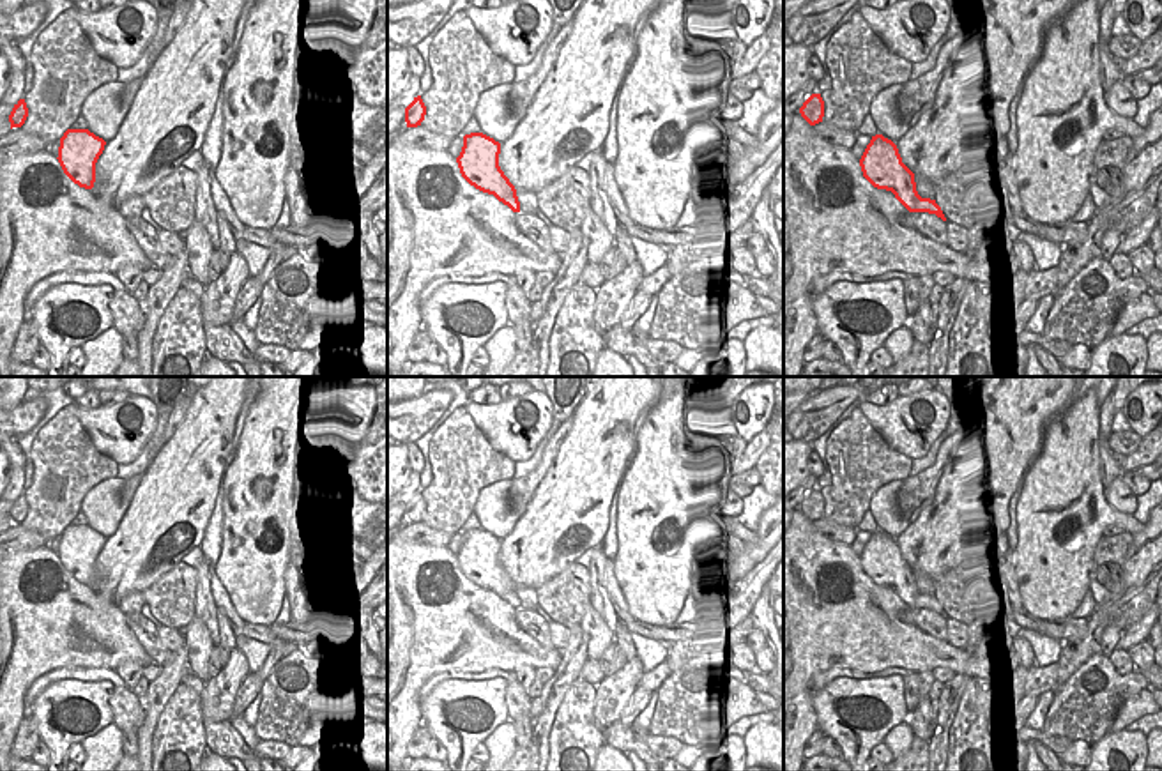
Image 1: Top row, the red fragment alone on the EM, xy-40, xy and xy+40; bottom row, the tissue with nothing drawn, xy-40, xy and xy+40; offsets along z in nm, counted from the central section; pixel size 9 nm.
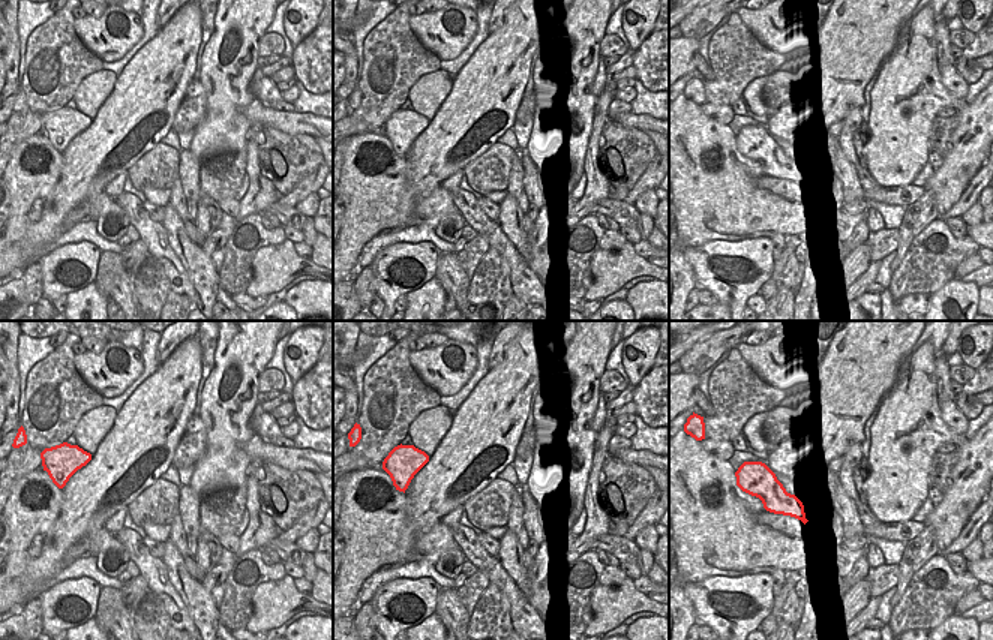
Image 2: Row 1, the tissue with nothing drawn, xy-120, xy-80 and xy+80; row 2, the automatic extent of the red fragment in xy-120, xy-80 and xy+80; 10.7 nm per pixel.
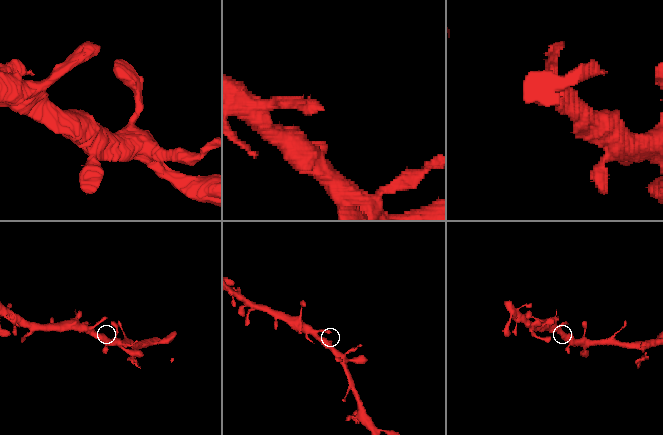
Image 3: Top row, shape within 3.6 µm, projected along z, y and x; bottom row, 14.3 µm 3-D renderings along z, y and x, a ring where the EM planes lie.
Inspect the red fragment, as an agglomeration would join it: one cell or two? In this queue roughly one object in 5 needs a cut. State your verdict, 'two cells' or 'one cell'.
one cell

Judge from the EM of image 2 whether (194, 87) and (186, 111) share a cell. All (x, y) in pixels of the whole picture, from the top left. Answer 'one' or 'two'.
one

